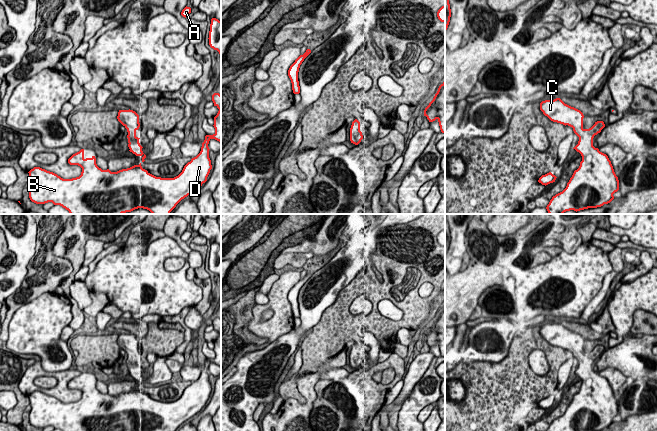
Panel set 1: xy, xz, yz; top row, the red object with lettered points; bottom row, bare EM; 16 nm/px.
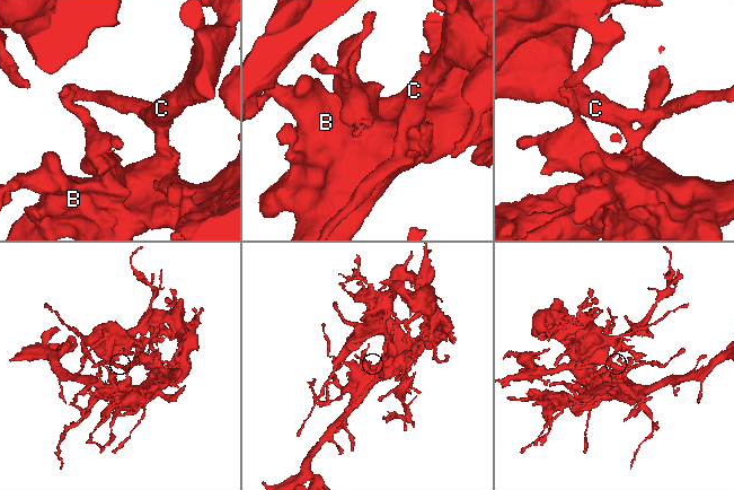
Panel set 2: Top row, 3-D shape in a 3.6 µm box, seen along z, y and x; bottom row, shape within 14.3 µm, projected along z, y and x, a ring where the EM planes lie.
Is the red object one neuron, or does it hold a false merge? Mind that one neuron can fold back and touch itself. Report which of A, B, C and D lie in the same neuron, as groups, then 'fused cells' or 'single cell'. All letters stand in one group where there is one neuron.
A B C D; single cell

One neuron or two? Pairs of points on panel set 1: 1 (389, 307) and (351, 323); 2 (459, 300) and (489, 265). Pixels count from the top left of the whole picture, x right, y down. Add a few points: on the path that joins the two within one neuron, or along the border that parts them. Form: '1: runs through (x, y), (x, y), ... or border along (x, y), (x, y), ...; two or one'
1: border along (377, 303), (382, 315), (401, 319); two
2: runs through (463, 291), (480, 274); one

